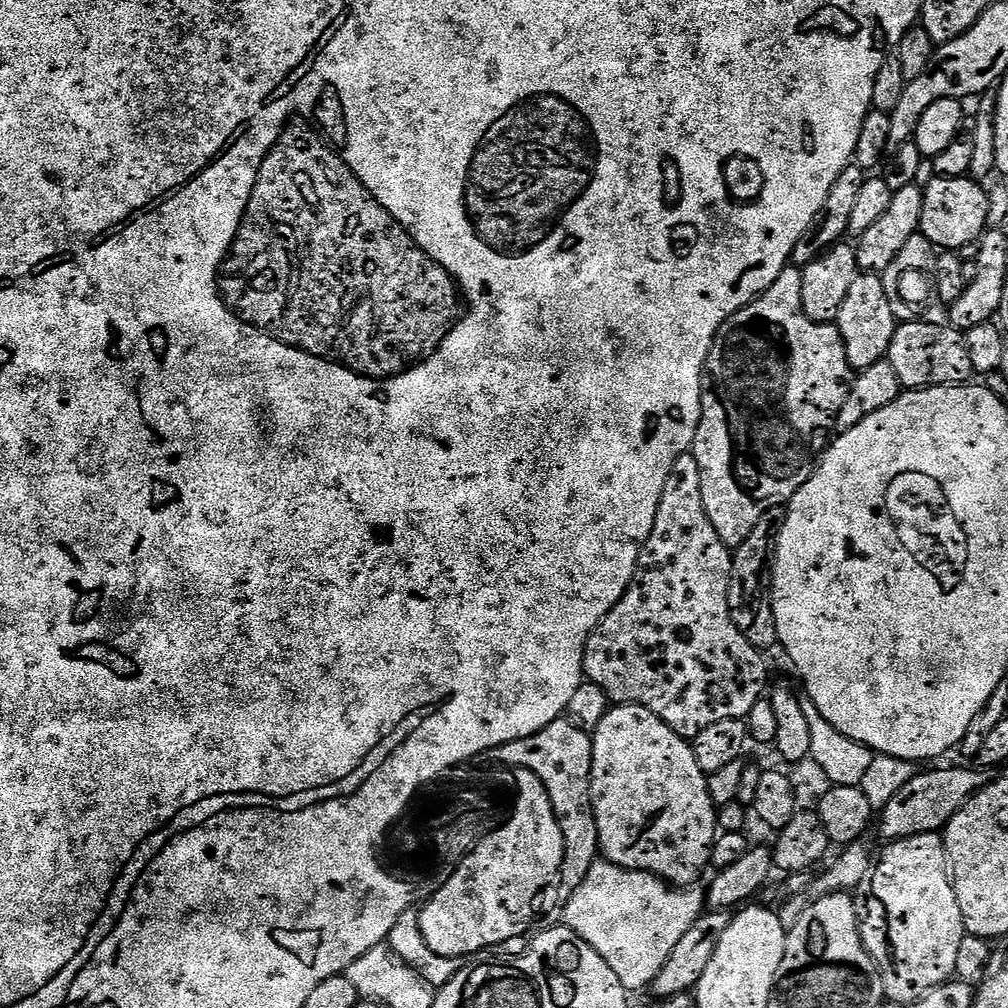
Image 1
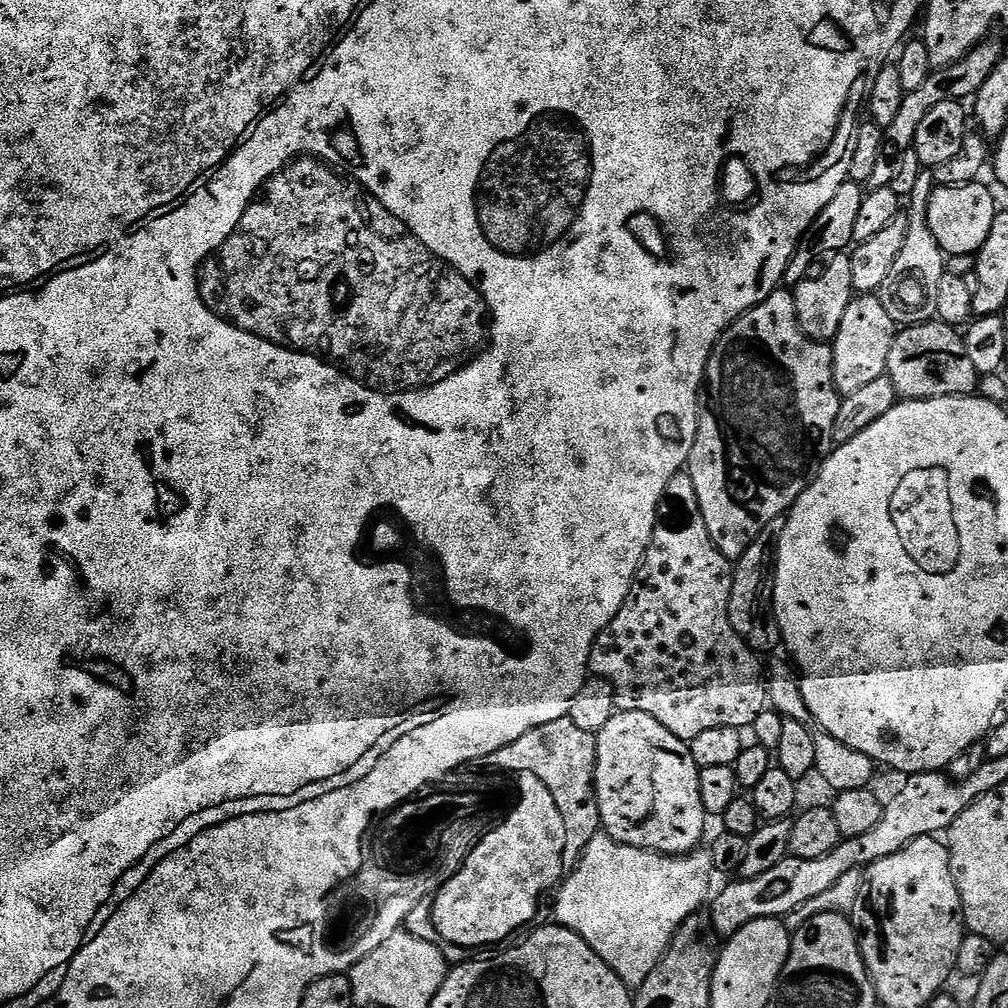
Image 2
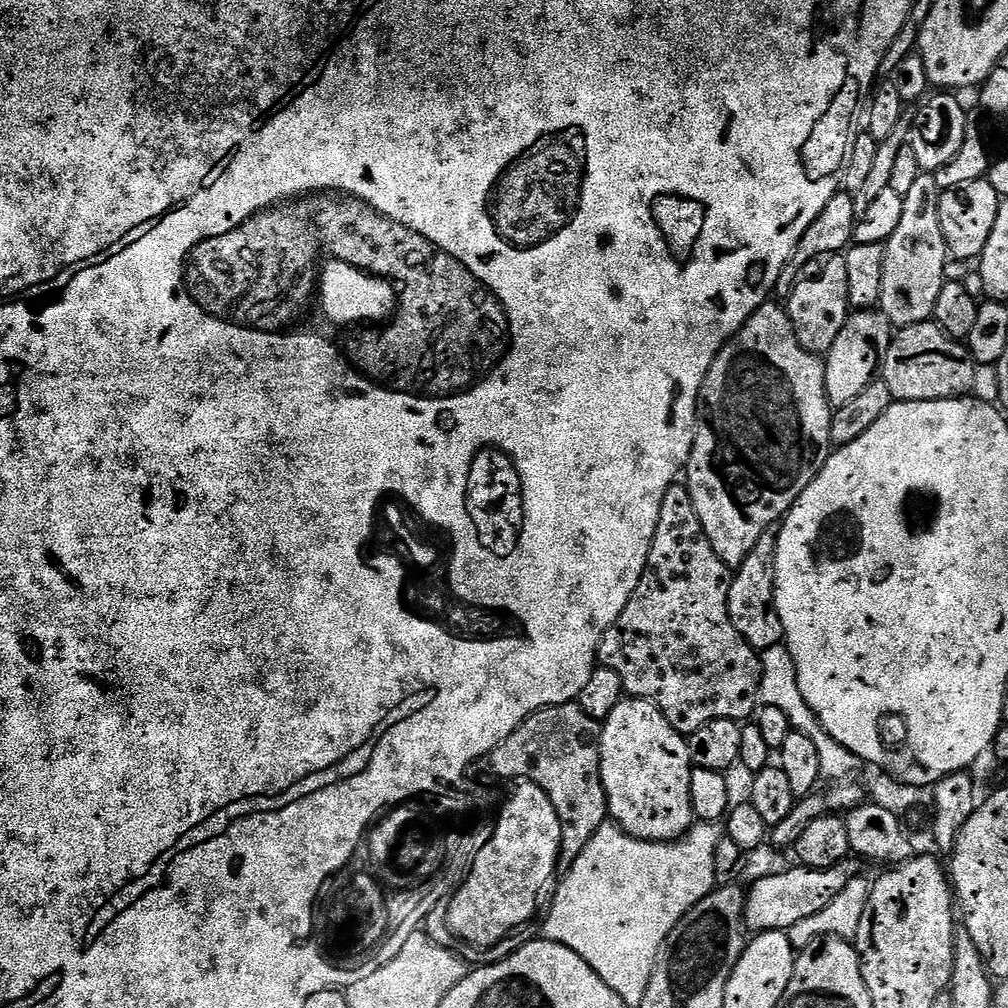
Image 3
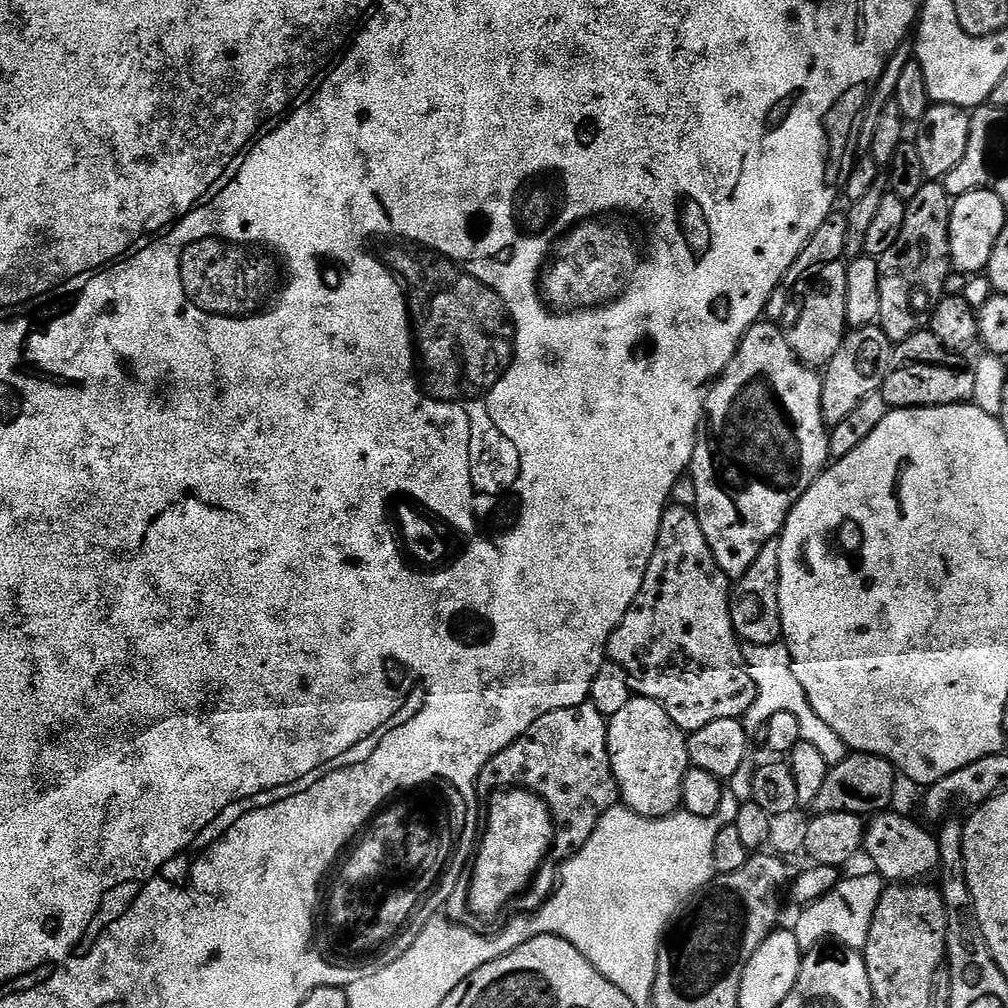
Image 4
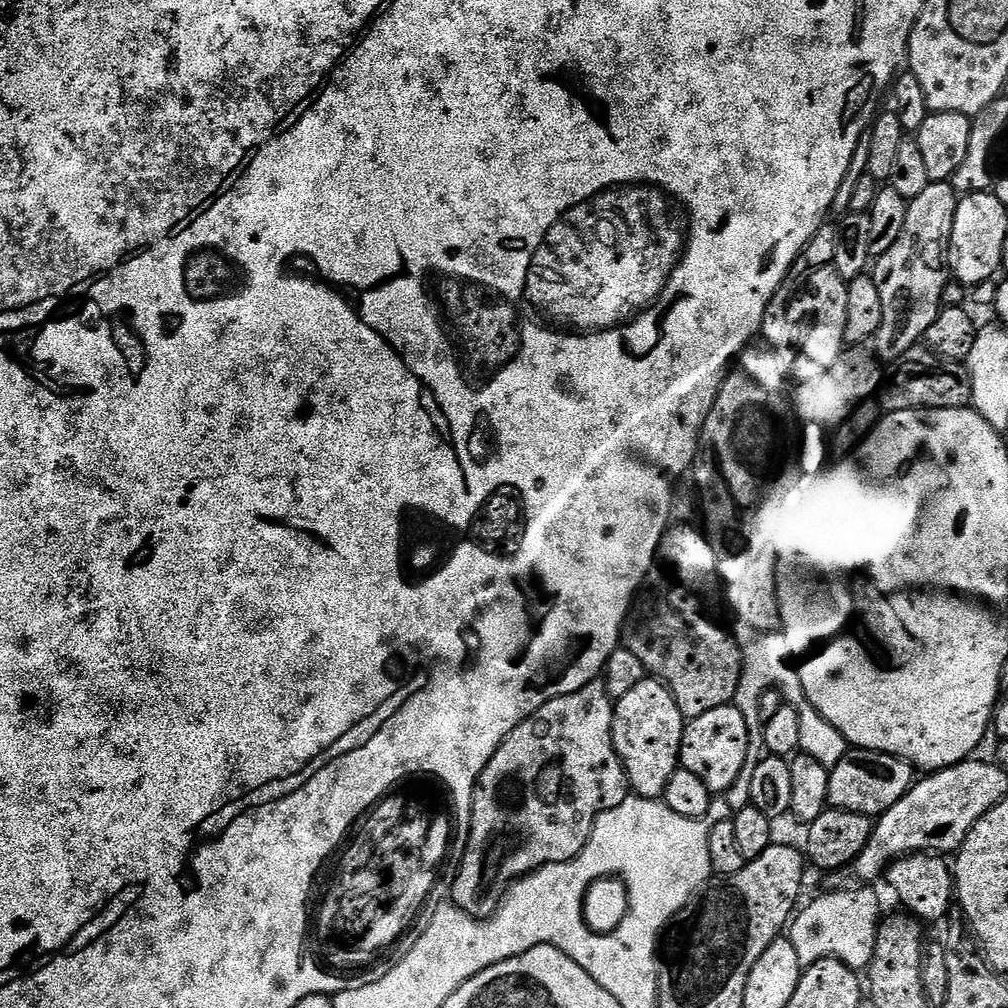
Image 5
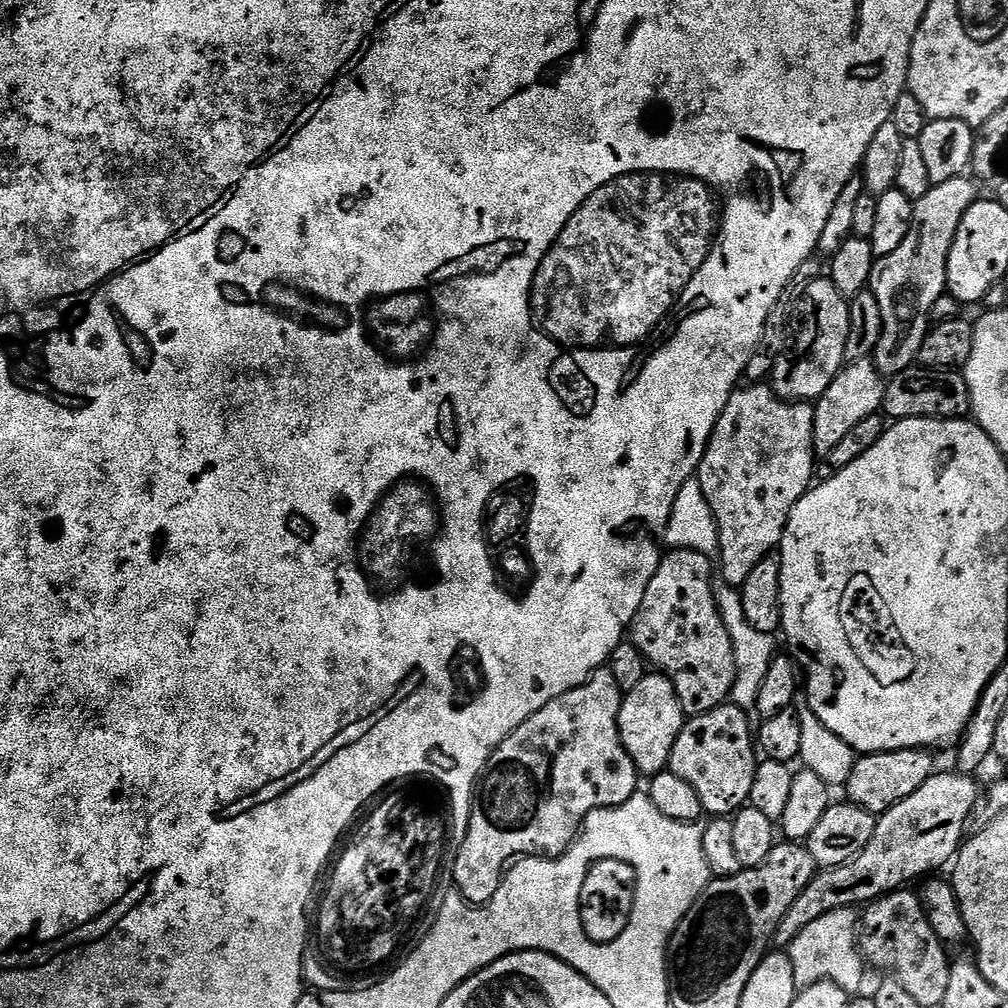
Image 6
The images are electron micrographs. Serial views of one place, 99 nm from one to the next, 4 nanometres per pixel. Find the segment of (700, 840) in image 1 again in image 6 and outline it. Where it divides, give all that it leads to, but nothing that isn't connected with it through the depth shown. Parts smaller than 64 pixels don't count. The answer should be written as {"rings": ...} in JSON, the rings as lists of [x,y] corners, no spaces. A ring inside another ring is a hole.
{"rings":[[[646,675],[642,682],[638,682],[638,686],[634,686],[634,690],[627,692],[624,704],[620,708],[620,737],[622,746],[626,746],[626,754],[630,754],[641,777],[651,778],[668,768],[674,742],[684,729],[685,723],[686,717],[684,707],[680,705],[680,695],[667,676]]]}

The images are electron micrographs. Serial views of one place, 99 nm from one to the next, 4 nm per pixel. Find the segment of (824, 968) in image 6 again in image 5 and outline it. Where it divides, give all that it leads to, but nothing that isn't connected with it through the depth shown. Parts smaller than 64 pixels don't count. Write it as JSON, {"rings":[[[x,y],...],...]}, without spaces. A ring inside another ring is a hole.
{"rings":[[[855,887],[849,892],[830,892],[820,896],[808,905],[805,903],[795,913],[790,924],[790,939],[802,966],[823,960],[837,960],[853,970],[866,970],[871,966],[876,935],[880,933],[882,923],[880,896],[875,887]]]}

